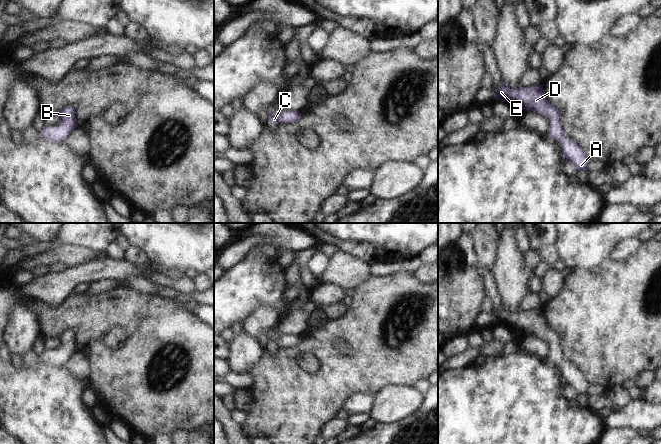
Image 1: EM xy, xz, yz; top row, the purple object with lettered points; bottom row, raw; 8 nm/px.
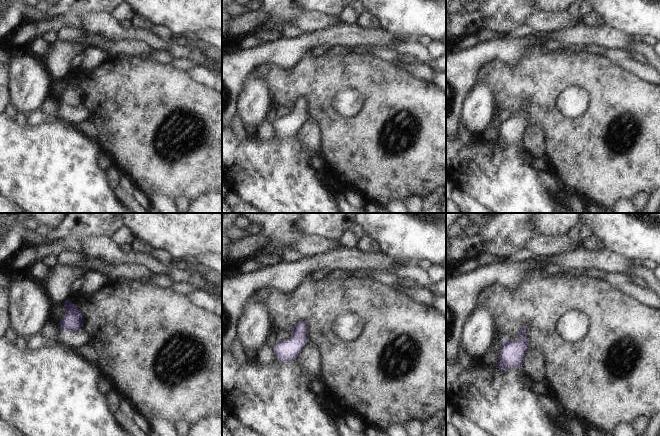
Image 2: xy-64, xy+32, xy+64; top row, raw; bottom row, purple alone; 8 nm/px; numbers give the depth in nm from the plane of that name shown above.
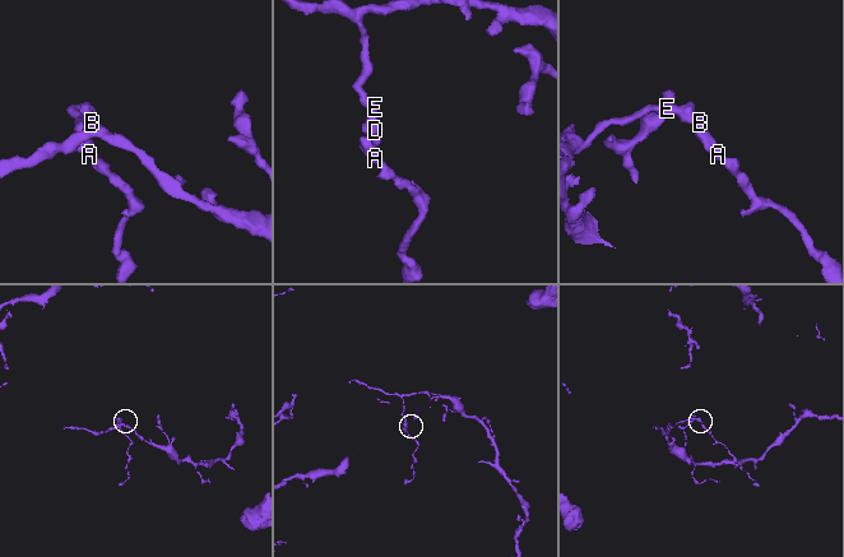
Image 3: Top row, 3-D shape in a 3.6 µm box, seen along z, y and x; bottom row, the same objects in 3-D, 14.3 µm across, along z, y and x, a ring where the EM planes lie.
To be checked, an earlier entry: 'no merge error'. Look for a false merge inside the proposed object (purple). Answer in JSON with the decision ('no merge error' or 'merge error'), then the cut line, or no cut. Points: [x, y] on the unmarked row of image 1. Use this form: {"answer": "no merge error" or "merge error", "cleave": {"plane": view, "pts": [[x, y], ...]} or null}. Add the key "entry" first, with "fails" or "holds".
{"entry": "holds", "answer": "no merge error", "cleave": null}

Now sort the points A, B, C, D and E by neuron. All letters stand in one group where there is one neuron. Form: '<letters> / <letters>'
A B C D E

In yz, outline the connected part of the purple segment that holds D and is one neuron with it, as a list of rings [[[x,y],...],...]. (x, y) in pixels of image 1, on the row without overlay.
[[[503,307],[494,318],[496,325],[517,326],[522,329],[522,334],[531,334],[542,339],[549,345],[548,361],[557,364],[561,370],[561,379],[572,386],[578,395],[589,394],[591,384],[579,369],[569,364],[561,351],[561,336],[551,329],[545,320],[543,309],[519,313],[509,313]]]

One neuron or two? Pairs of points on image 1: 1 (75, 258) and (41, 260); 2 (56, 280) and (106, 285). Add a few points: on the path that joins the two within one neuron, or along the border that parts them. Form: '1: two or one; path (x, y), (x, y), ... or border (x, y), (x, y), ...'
1: one; path (67, 257), (49, 257)
2: two; border (113, 279), (100, 279), (89, 284)

